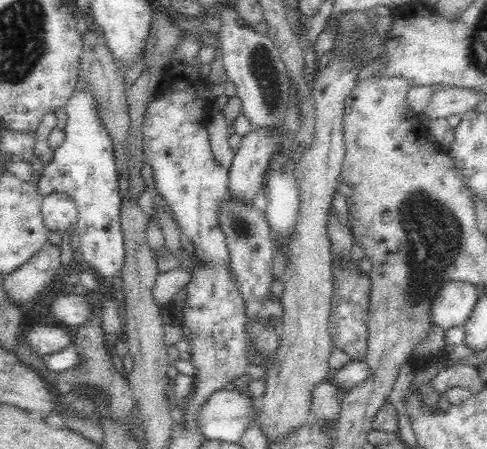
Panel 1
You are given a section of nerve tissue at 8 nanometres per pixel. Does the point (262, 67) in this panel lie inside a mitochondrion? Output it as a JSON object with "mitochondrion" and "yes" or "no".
{"mitochondrion":"yes"}

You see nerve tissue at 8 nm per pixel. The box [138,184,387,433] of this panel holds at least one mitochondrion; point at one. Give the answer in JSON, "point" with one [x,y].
{"point":[242,225]}

